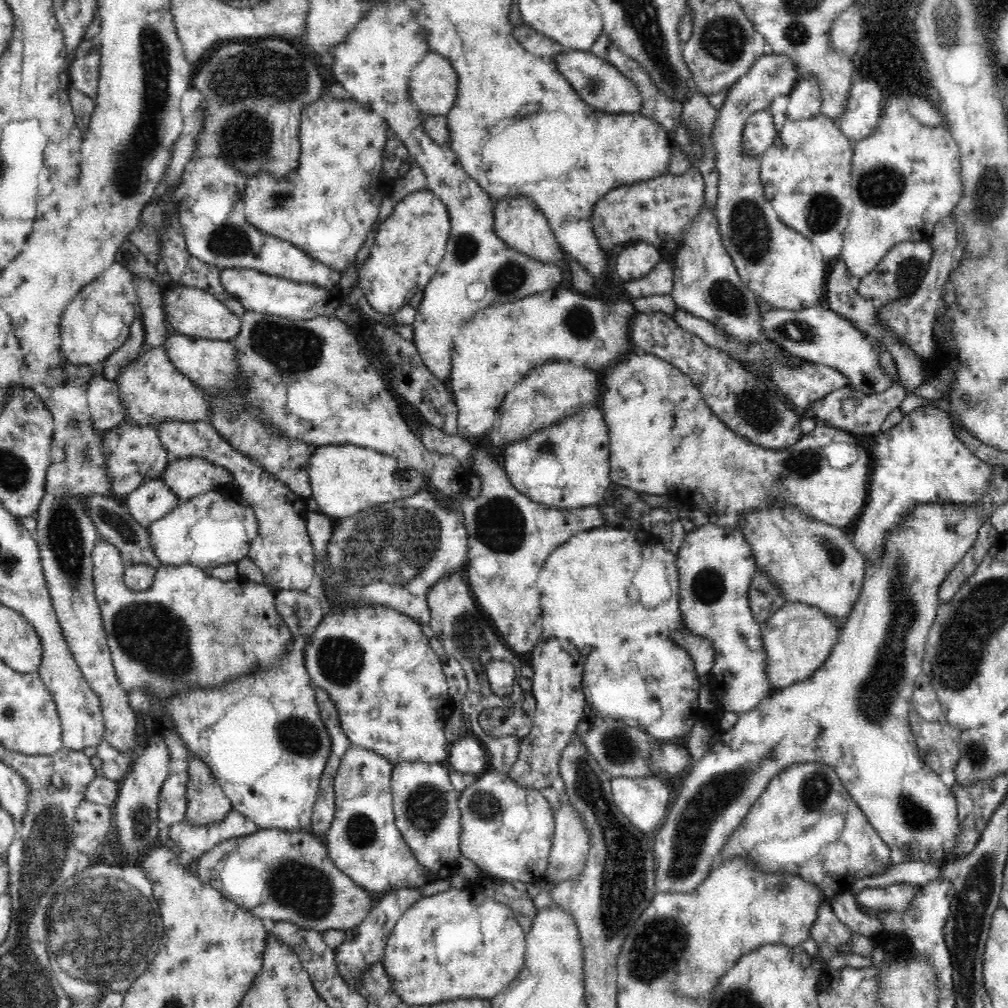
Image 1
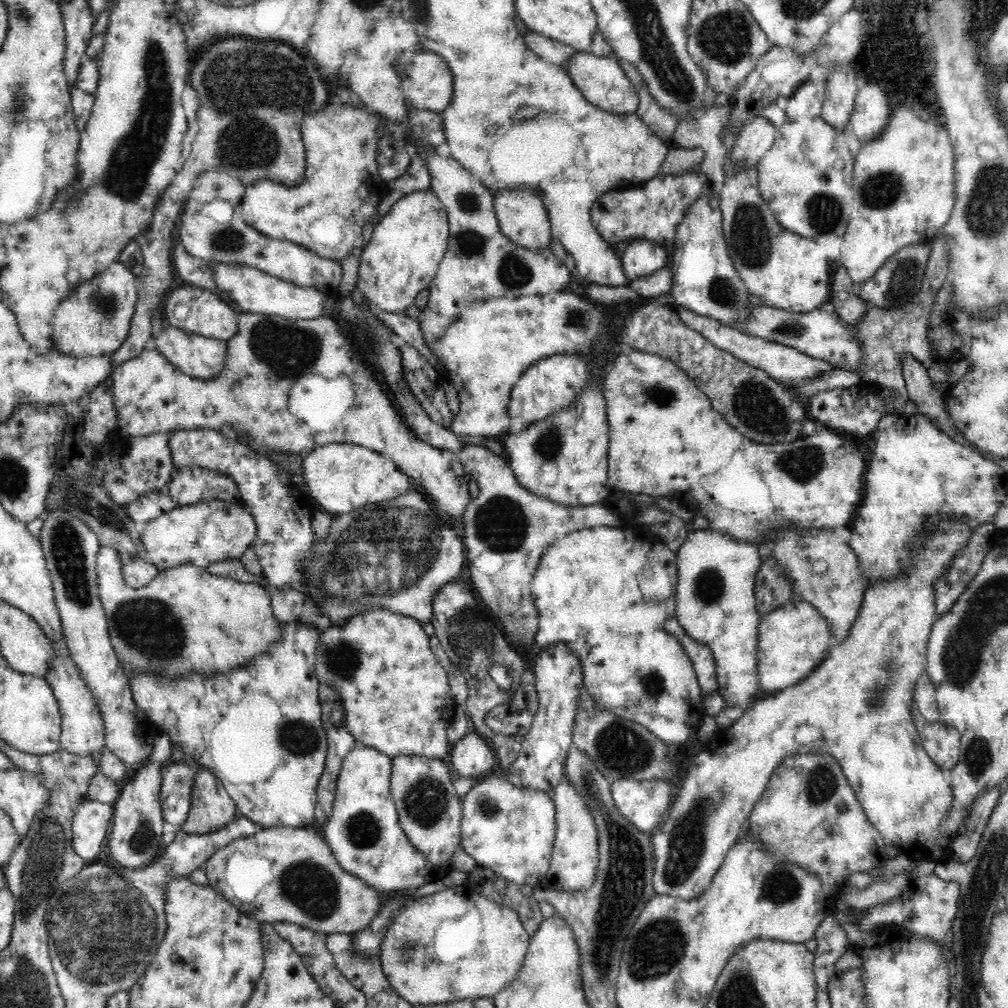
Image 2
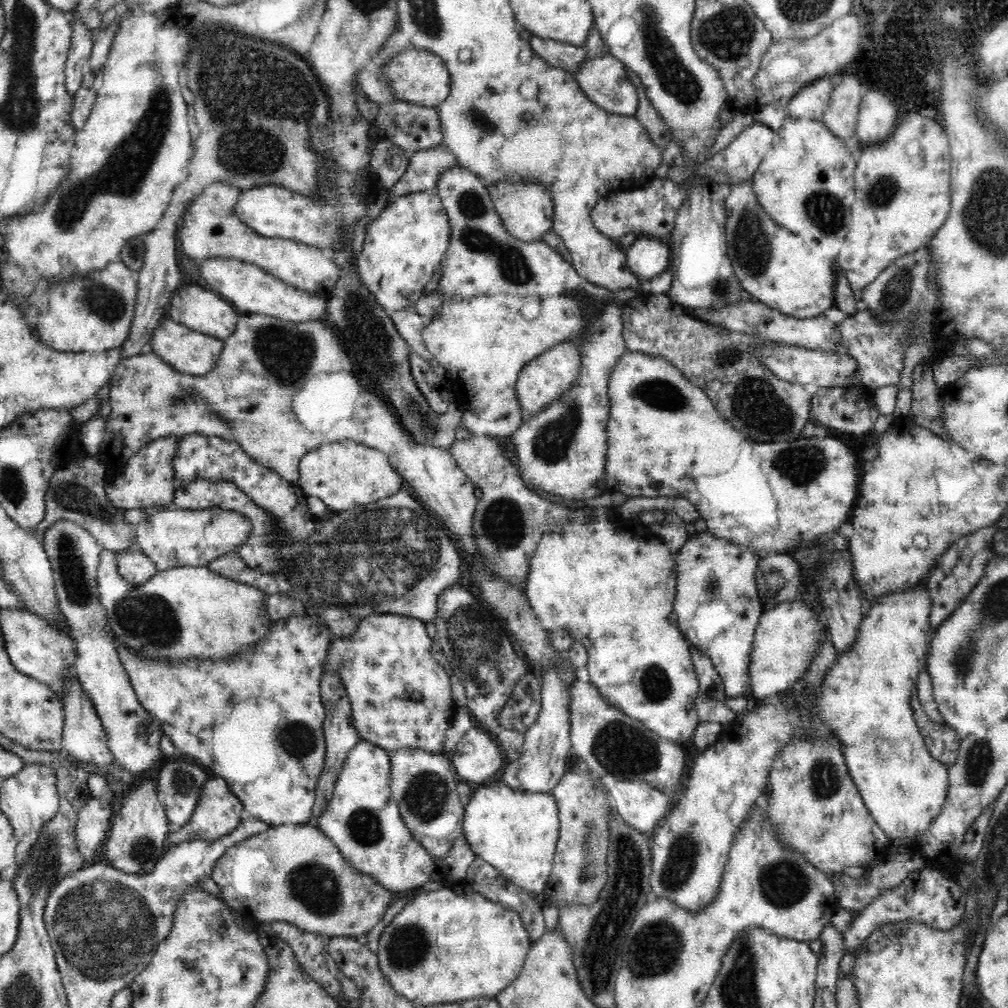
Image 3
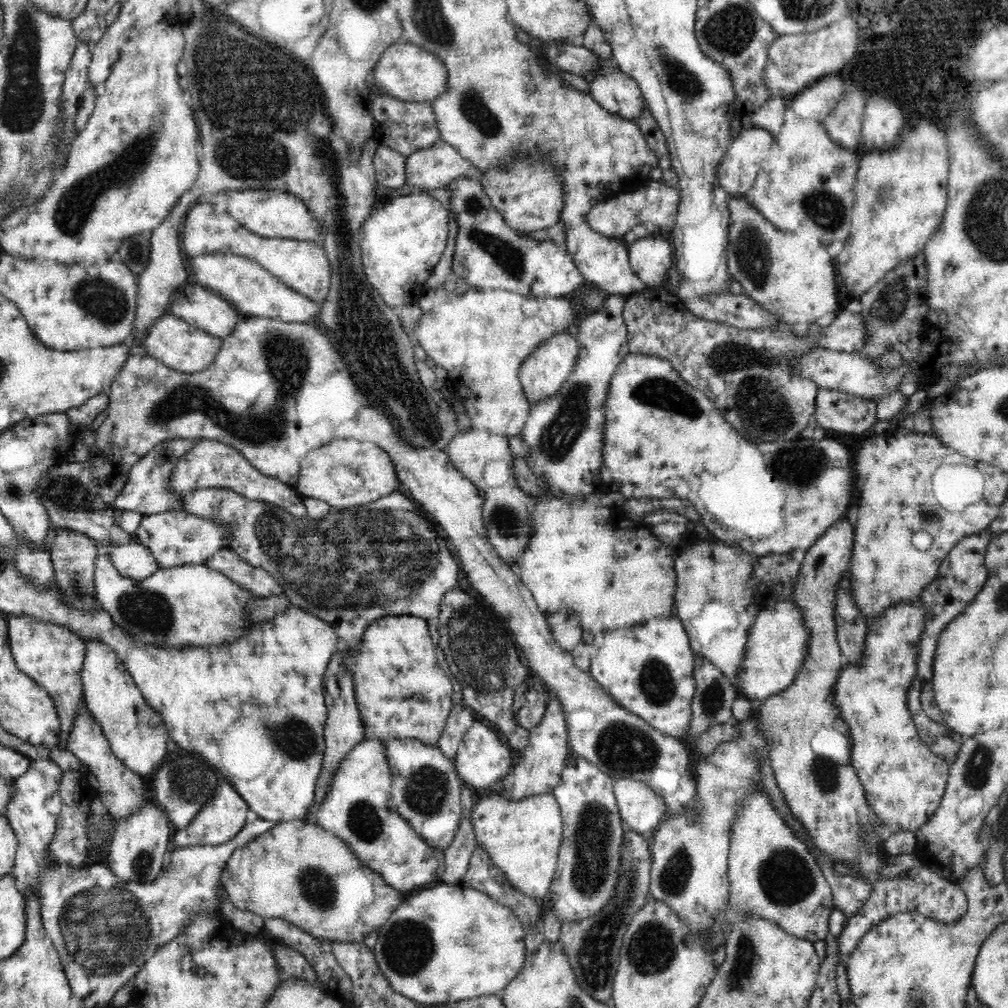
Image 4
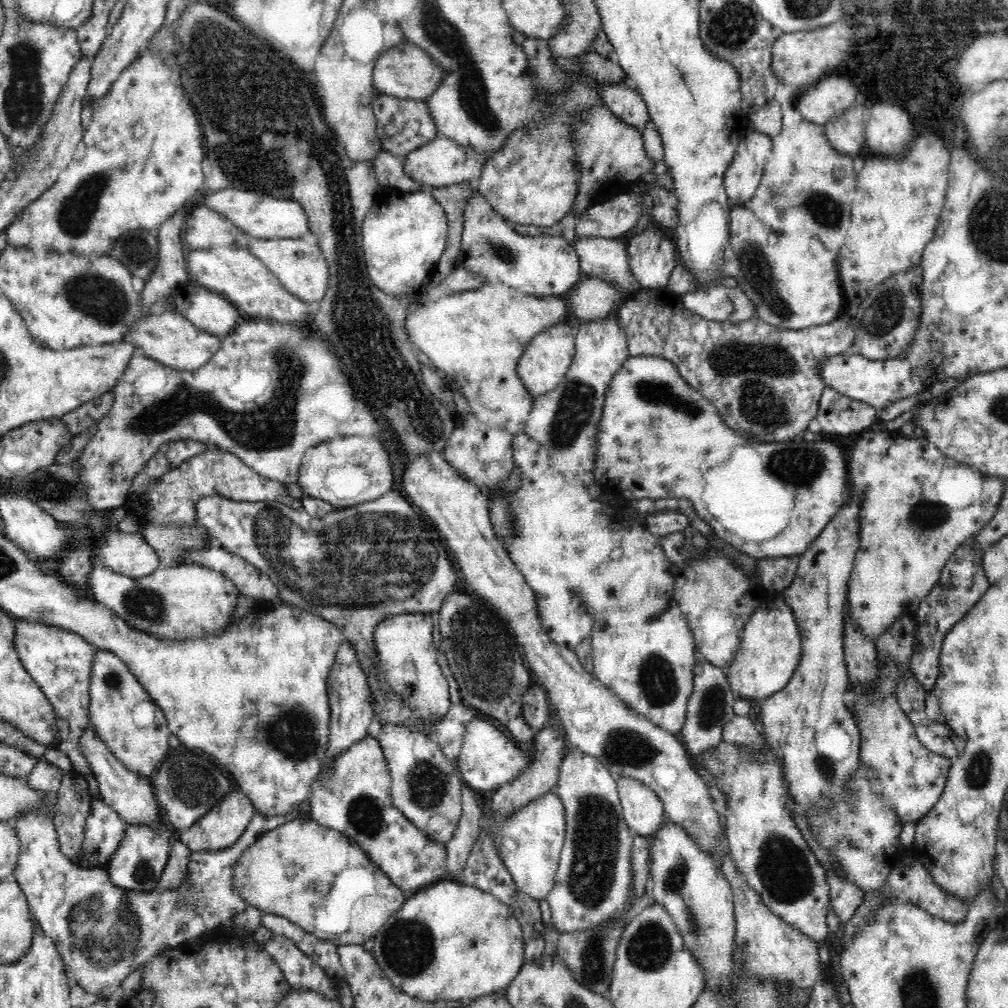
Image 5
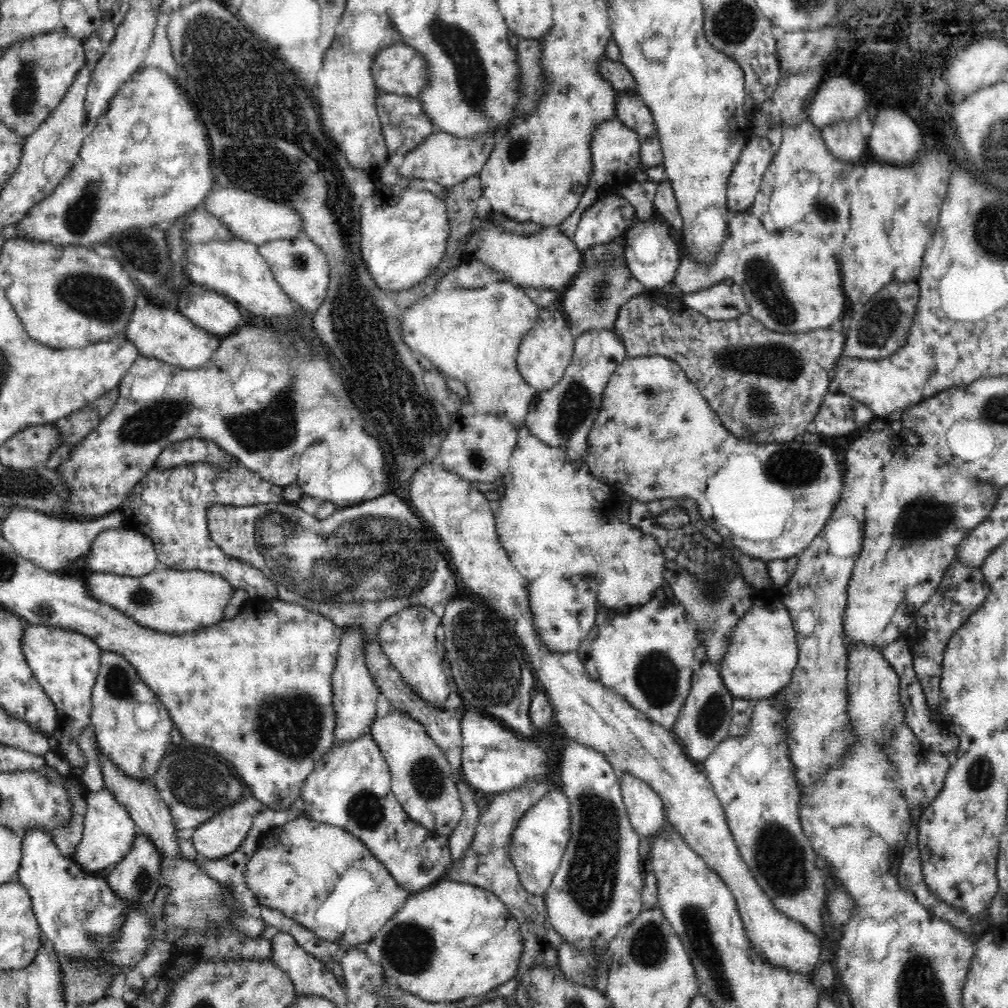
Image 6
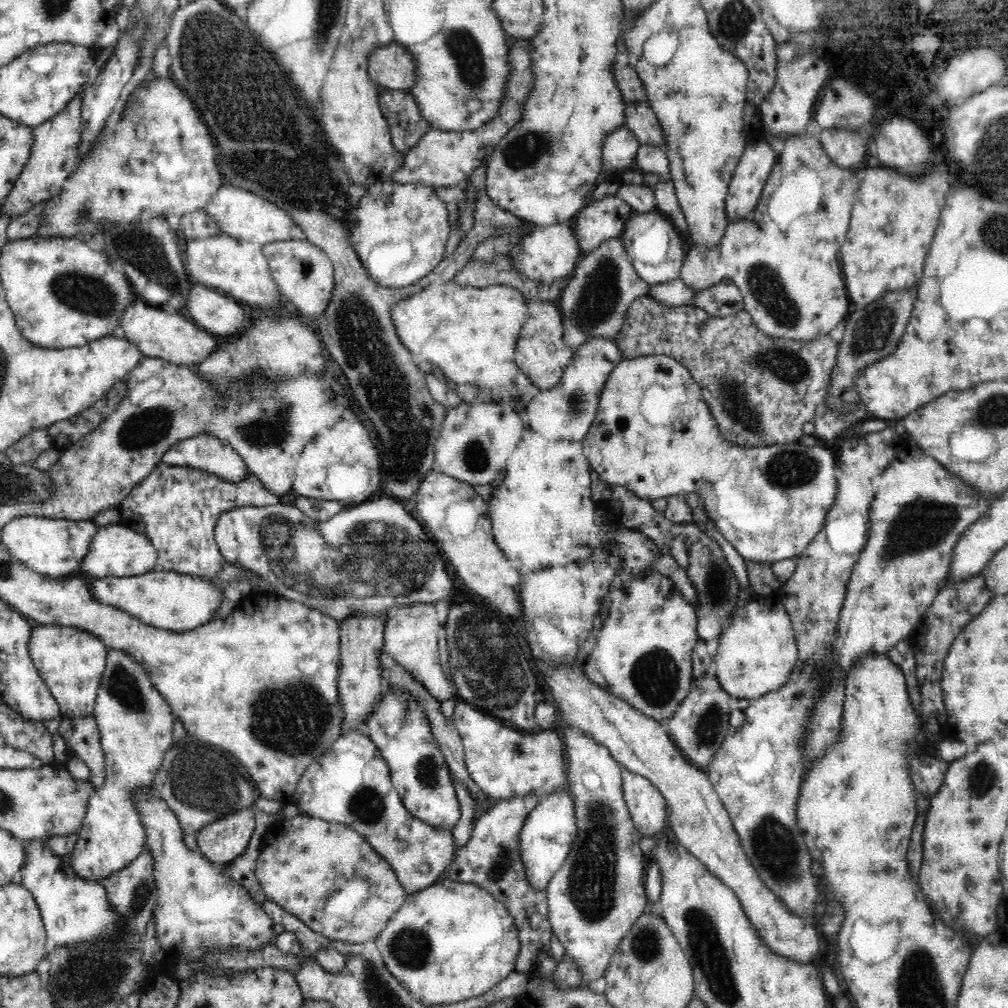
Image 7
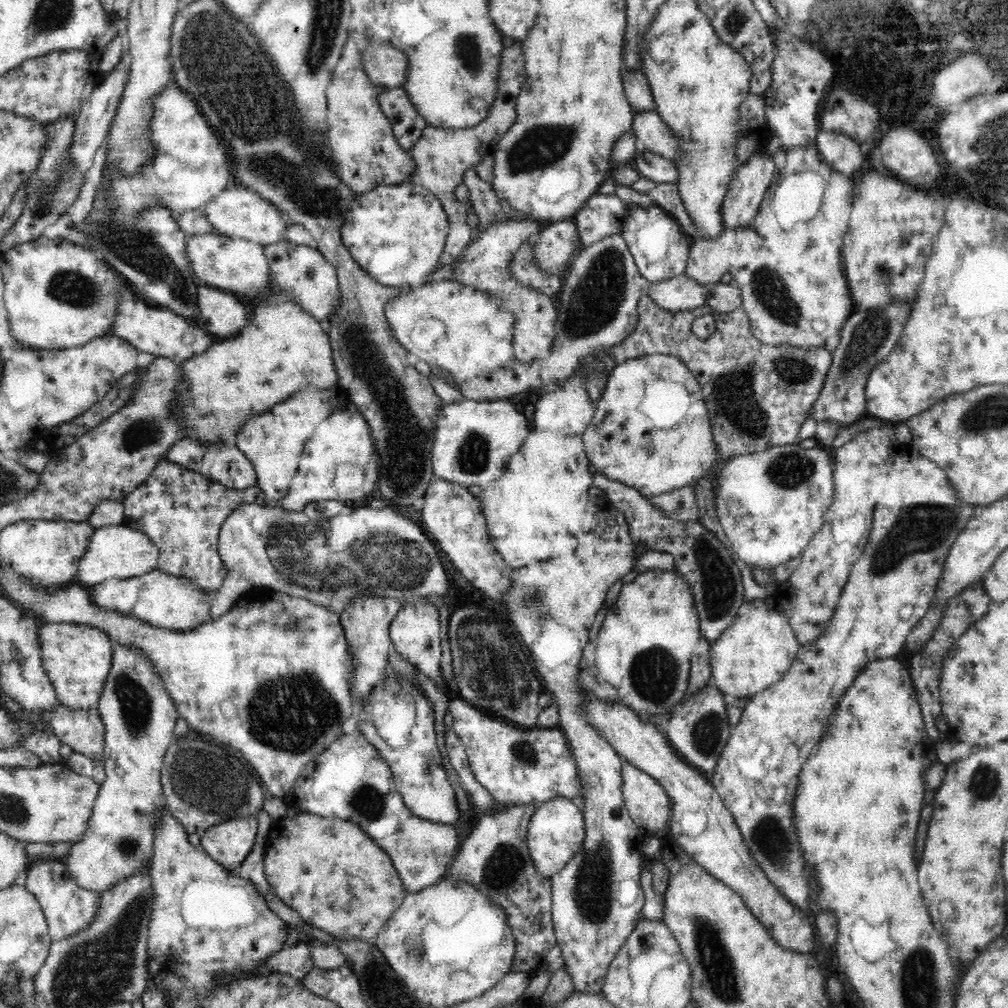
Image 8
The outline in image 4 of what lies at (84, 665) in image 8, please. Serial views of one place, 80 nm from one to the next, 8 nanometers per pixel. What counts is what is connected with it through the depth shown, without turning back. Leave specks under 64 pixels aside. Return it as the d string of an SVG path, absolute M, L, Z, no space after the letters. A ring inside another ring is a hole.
M7 614L9 645L18 669L40 684L55 701L60 715L61 739L59 748L67 745L68 734L74 728L74 718L80 705L86 704L82 668L84 668L85 642L68 627L40 621L30 616Z

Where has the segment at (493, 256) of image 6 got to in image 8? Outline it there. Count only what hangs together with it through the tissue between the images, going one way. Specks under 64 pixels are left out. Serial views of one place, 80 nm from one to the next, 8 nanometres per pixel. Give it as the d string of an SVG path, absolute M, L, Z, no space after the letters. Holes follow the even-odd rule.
M571 219L548 225L537 233L534 264L542 272L560 272L580 250L576 222Z

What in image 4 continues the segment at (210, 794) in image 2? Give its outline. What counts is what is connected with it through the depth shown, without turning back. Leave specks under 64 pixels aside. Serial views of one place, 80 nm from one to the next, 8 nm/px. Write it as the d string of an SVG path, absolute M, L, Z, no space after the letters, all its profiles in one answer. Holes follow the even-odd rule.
M226 780L215 789L212 800L208 800L201 807L192 822L186 828L178 829L176 836L174 835L174 844L176 846L222 845L231 841L242 830L242 827L246 824L246 812L249 810L248 804Z

